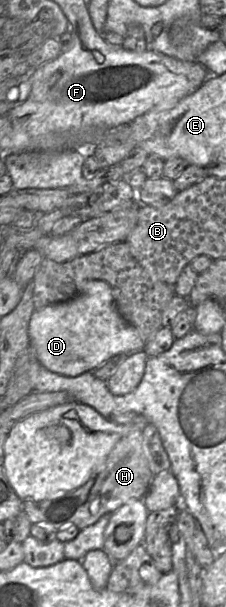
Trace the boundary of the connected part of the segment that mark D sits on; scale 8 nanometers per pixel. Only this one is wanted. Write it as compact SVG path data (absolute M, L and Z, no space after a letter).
M89 280L76 297L36 309L30 318L28 334L31 350L40 364L51 372L76 377L93 372L109 359L143 351L145 342L114 304L112 289L102 280Z

